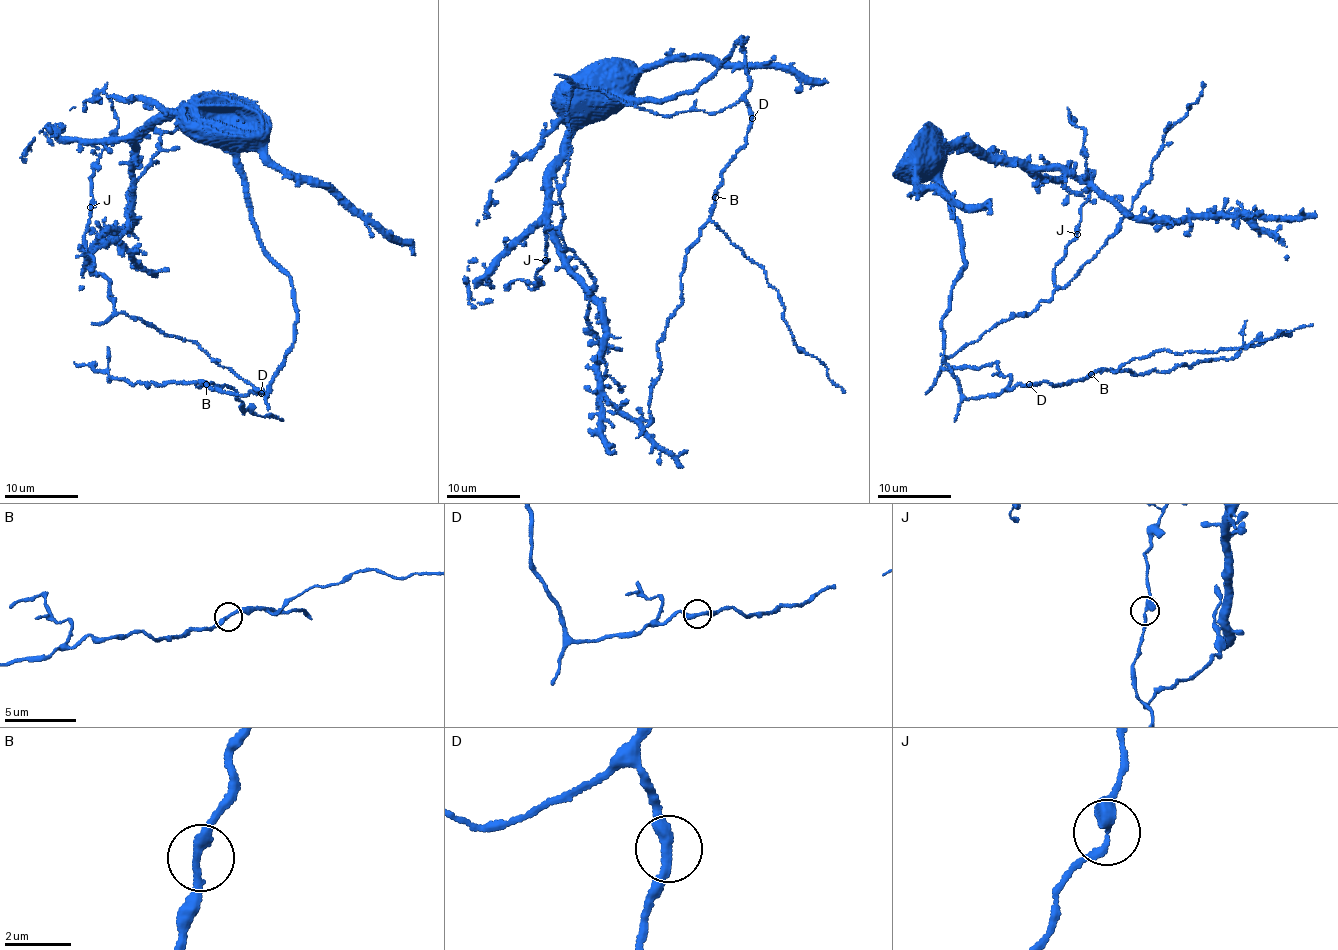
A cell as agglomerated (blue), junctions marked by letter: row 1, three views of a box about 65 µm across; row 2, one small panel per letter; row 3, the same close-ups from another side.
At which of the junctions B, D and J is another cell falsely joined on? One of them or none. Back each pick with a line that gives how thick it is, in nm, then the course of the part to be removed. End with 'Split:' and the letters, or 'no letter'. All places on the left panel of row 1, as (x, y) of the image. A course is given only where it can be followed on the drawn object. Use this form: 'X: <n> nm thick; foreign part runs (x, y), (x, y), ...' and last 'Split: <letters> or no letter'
Split: no letter

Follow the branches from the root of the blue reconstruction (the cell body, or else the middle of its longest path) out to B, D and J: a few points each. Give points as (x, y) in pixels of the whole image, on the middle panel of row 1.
B: (628, 78), (624, 96), (642, 101), (693, 89), (744, 36), (751, 127), (747, 142), (722, 173), (715, 197)
D: (628, 78), (624, 96), (642, 101), (693, 89), (744, 36), (746, 100), (752, 118)
J: (628, 78), (574, 131), (551, 180), (550, 239), (592, 297), (592, 276), (552, 227), (544, 260)

